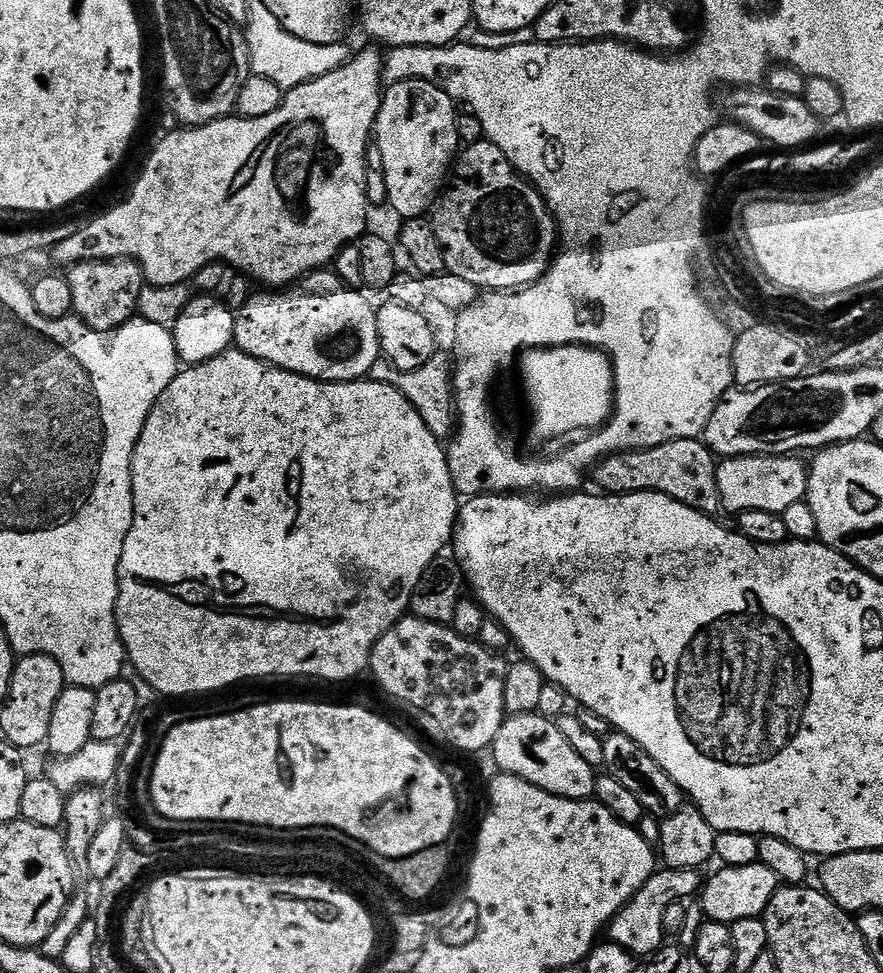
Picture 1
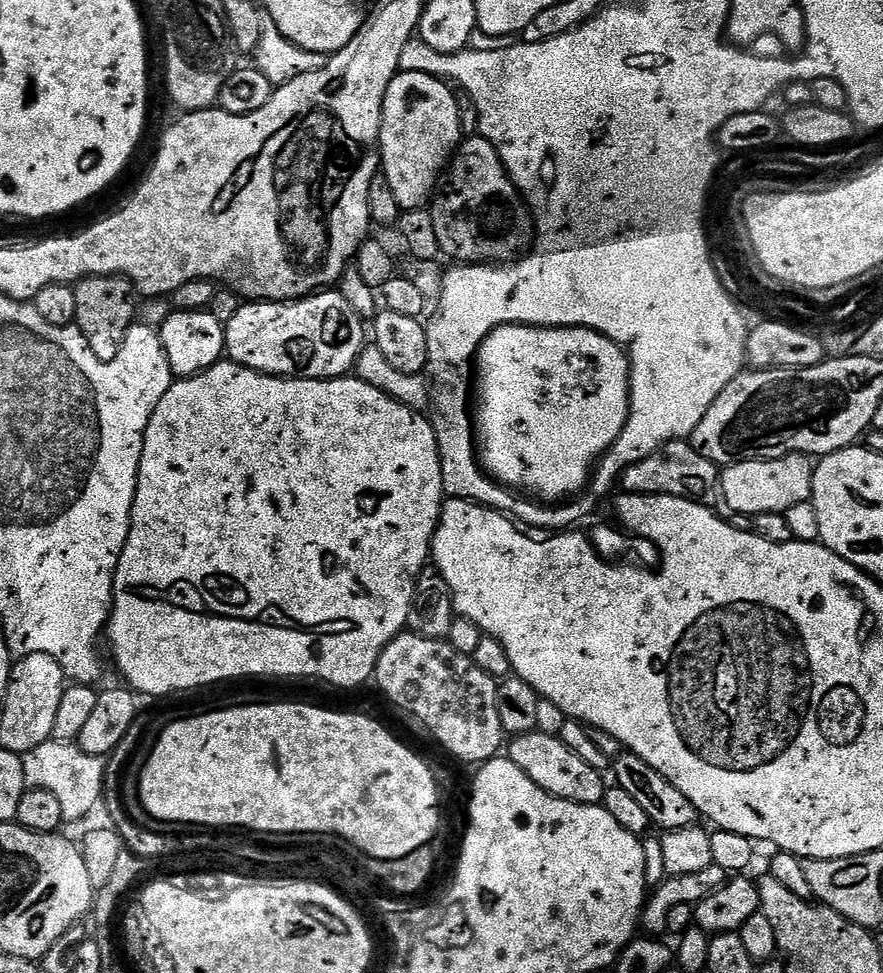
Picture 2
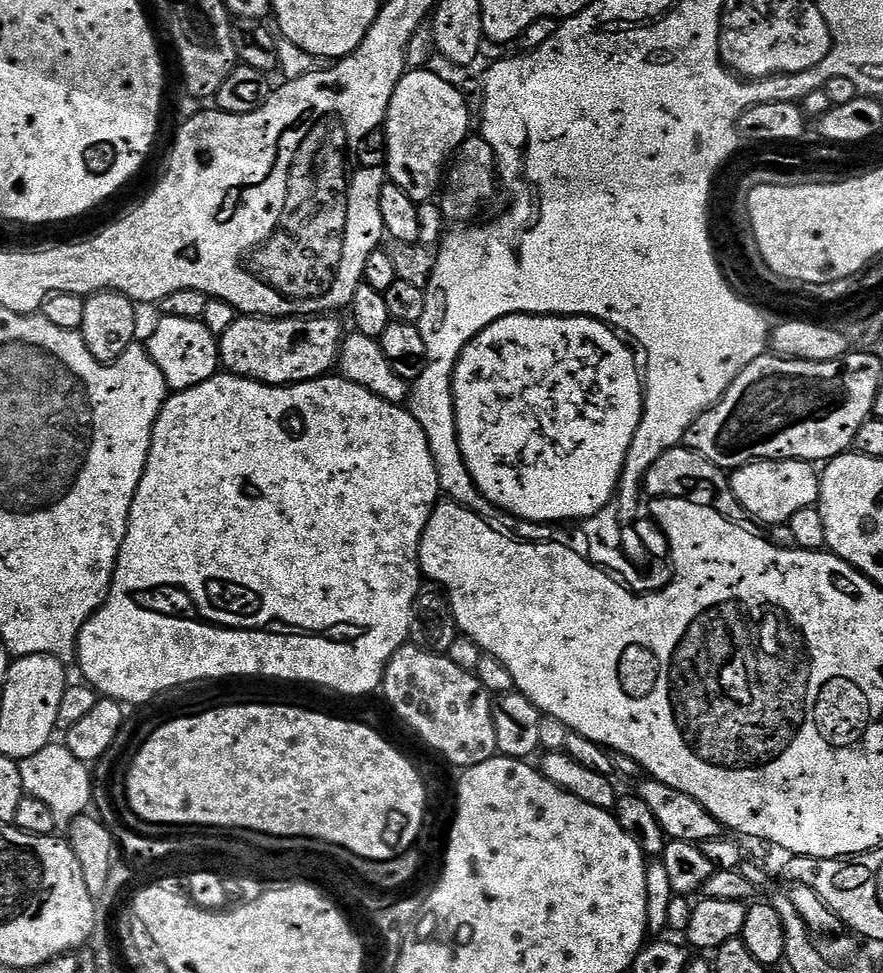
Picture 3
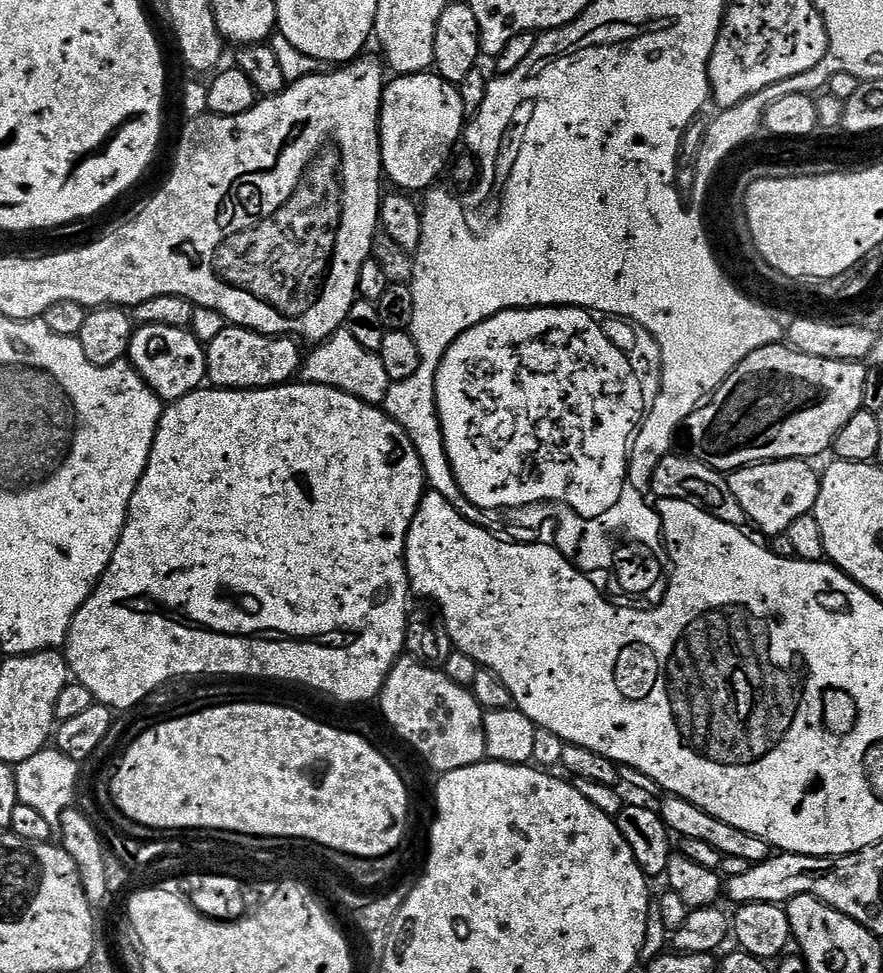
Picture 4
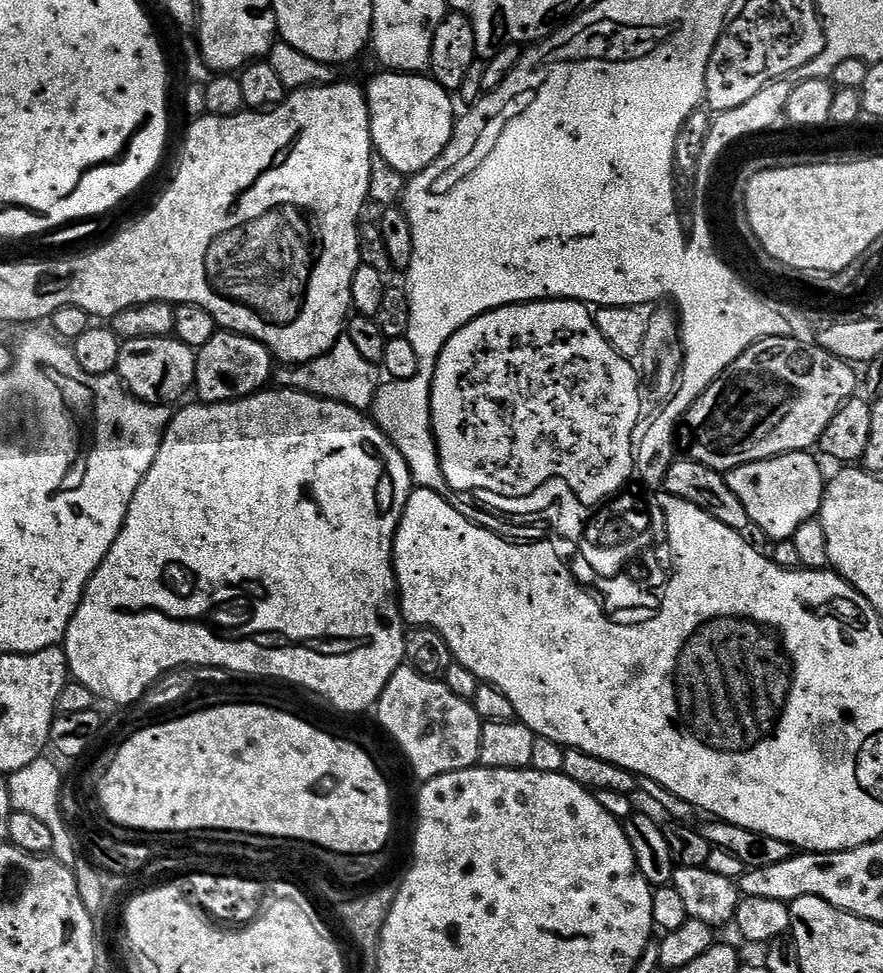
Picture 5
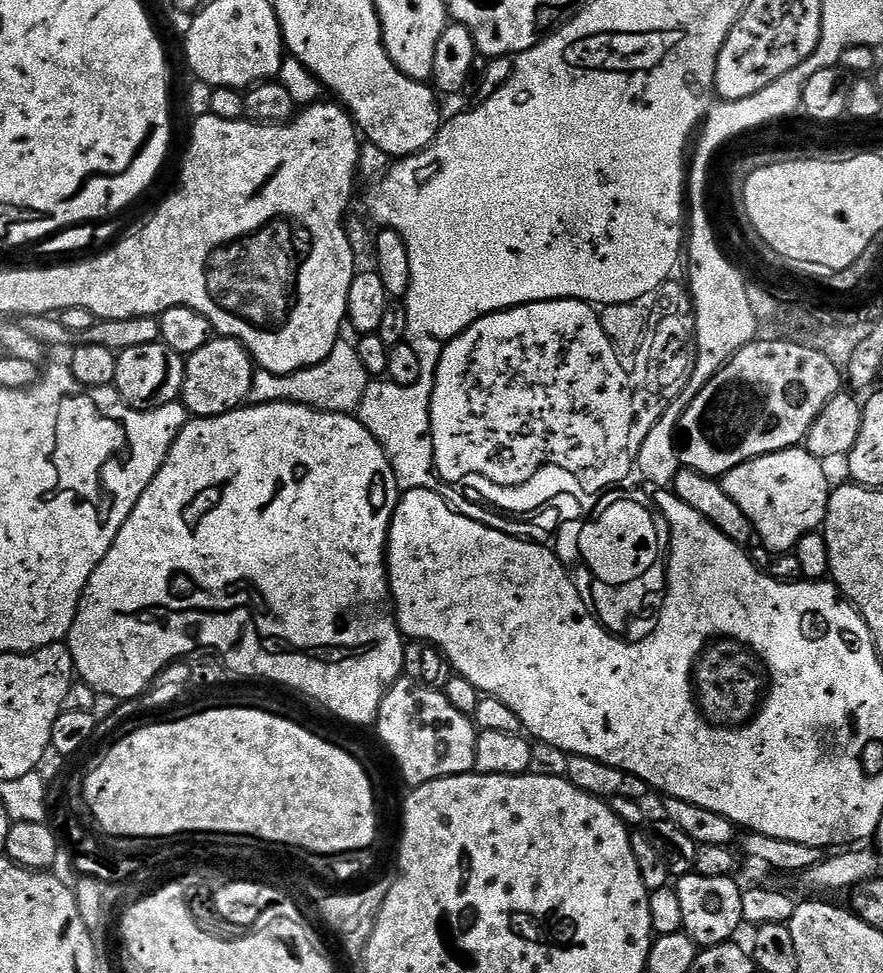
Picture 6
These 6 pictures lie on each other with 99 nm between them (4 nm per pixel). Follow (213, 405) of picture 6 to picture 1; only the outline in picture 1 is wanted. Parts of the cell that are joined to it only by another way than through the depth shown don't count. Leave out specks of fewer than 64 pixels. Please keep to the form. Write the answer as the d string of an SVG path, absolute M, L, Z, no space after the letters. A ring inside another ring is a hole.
M321 270L312 272L304 277L303 280L285 287L283 290L260 290L252 295L246 302L246 306L242 306L236 312L236 338L235 347L239 351L245 352L247 356L253 356L259 360L265 360L267 364L271 364L274 368L281 368L287 372L293 372L299 376L308 376L312 380L322 380L330 384L344 384L348 380L362 380L371 373L374 362L382 359L380 350L380 339L378 338L378 322L376 321L376 308L363 295L363 291L355 288L349 288L347 284L340 281L339 276L332 270Z

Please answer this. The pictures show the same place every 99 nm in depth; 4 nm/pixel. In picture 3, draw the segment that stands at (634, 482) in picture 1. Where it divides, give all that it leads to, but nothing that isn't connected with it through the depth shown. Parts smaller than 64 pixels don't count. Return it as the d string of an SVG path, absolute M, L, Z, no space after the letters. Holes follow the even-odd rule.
M677 446L668 448L666 454L662 454L651 464L643 476L642 485L644 485L643 495L648 498L657 500L685 500L694 502L698 506L706 506L722 518L741 526L749 523L750 517L744 508L734 498L731 479L726 475L725 469L720 468L717 464L710 463L704 456L699 456L694 450Z

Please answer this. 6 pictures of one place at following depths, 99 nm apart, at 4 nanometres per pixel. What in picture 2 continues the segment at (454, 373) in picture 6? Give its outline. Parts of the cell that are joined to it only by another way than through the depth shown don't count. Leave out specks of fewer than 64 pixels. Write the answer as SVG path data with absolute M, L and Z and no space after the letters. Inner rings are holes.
M507 324L495 330L484 339L484 345L474 358L474 430L480 436L480 444L484 444L484 460L488 460L488 468L500 476L500 480L508 480L508 484L520 484L520 488L529 488L532 492L540 492L540 496L563 496L572 488L580 488L584 484L584 475L588 473L588 464L596 460L596 452L620 432L620 424L624 424L624 356L608 344L608 340L600 340L600 336L592 336L589 328L584 332L556 332L553 328L529 328L526 324Z

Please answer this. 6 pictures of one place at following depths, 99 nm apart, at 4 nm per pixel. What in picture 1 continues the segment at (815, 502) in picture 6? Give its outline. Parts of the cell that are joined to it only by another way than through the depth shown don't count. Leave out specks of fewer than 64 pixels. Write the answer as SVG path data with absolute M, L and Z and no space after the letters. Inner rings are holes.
M730 456L719 461L716 477L720 503L733 514L746 510L784 513L786 506L801 503L808 494L809 465L800 458L786 456Z

